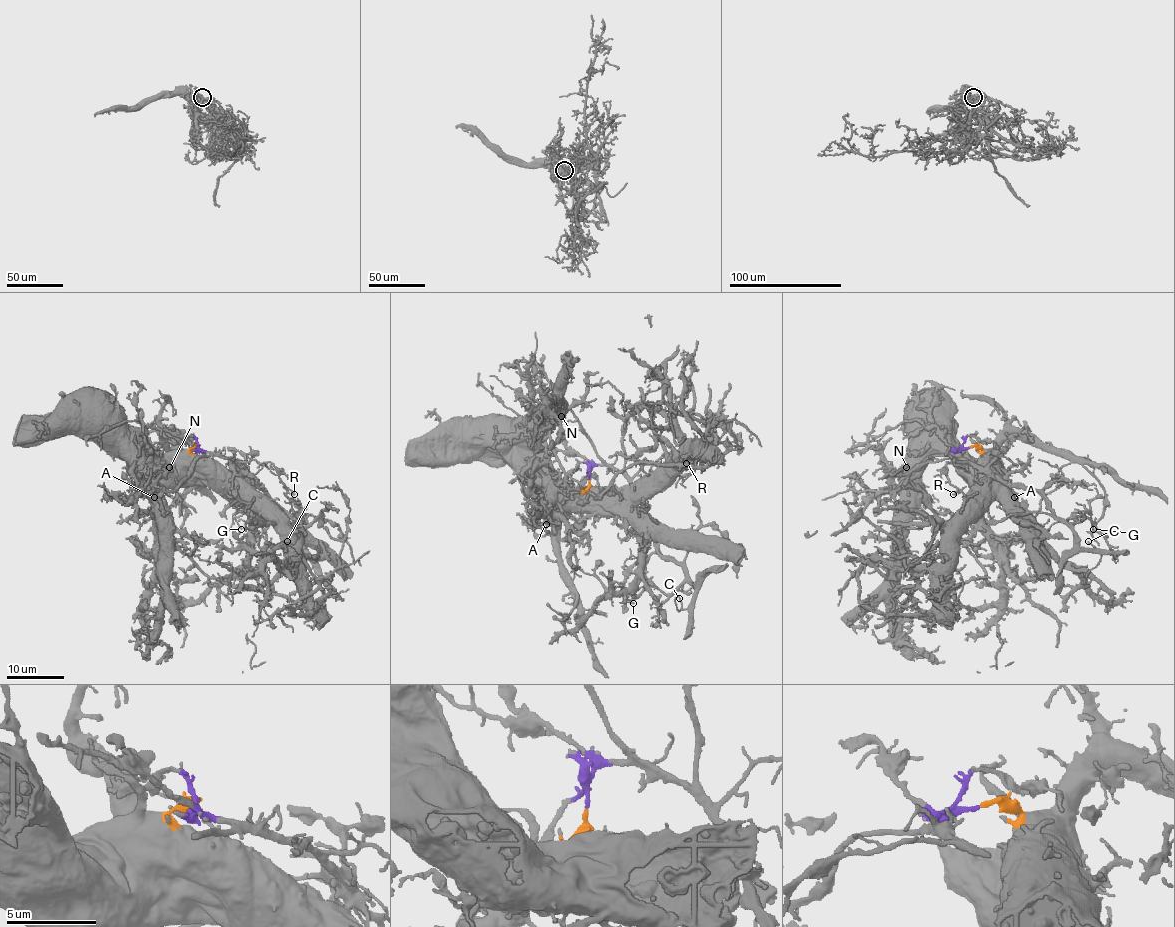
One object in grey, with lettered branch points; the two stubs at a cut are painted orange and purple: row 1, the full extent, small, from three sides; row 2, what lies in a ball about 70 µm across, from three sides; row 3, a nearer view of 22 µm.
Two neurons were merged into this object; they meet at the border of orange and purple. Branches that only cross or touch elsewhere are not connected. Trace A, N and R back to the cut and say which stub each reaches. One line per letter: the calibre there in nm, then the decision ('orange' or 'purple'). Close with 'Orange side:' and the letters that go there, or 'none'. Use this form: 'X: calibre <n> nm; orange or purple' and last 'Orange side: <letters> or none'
A: calibre 200 nm; orange
N: calibre 260 nm; orange
R: calibre 150 nm; purple
Orange side: A, N

